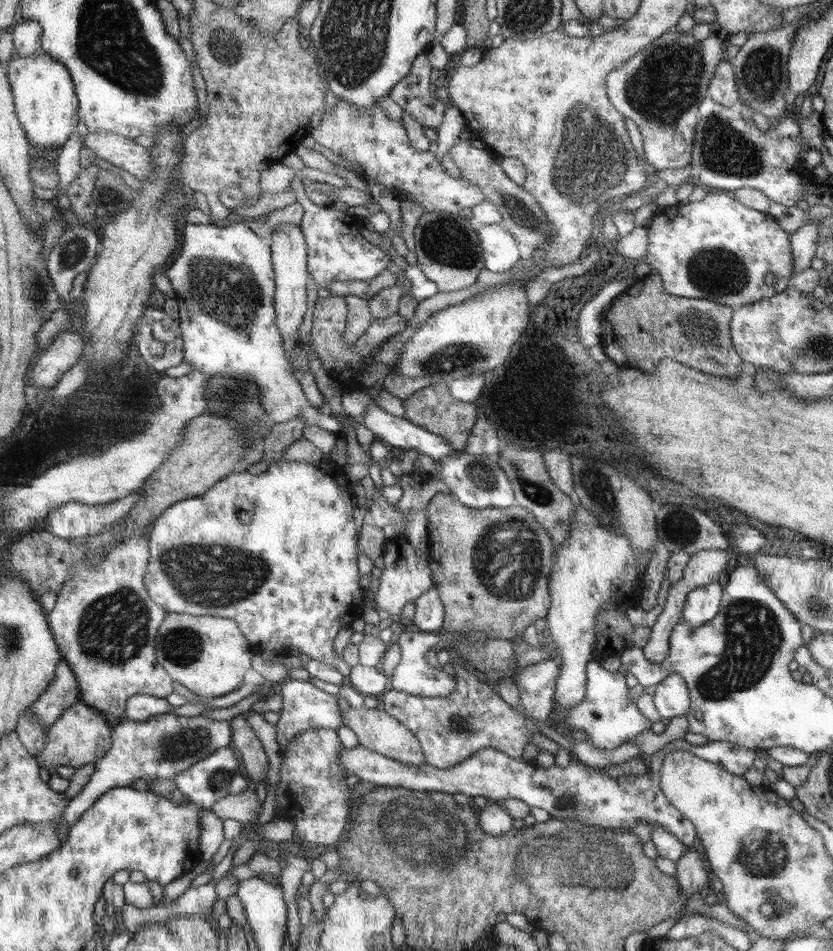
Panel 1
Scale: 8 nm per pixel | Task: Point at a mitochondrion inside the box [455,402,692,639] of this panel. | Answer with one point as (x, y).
(507, 557)

